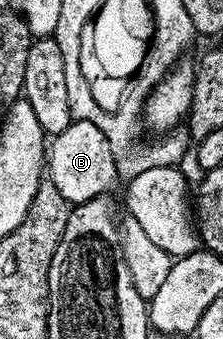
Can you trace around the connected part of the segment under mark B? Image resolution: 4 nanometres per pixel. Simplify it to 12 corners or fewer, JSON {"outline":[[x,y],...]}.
{"outline":[[76,119],[50,141],[49,170],[72,206],[117,177],[107,132]]}

